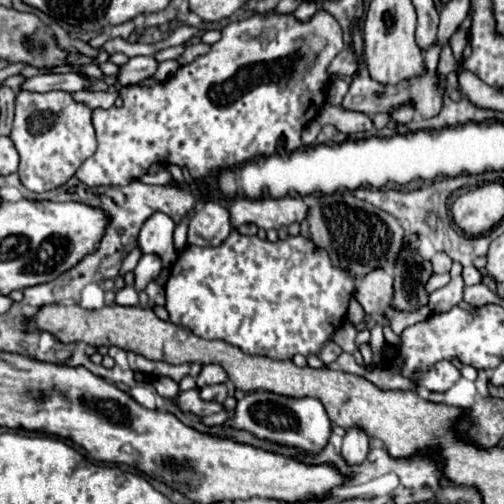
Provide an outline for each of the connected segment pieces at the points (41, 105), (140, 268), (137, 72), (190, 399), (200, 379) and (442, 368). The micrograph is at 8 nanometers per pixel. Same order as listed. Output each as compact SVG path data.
M19 90L15 96L15 120L9 138L21 156L17 174L33 192L47 192L63 186L97 148L93 110L83 102L75 102L73 96L63 90L45 94Z
M143 254L141 260L139 260L139 264L137 264L137 268L133 270L133 274L135 274L133 288L137 292L145 290L145 286L151 280L155 280L159 276L159 272L161 272L161 260L159 260L159 256L155 256L155 254Z
M135 56L135 58L129 58L127 64L119 66L119 72L115 78L119 86L129 86L151 78L155 70L157 70L157 62L153 60L153 56Z
M189 390L189 392L179 392L177 394L177 406L181 412L191 412L191 414L197 414L201 418L209 416L209 414L215 414L221 410L221 404L217 402L205 402L199 398L199 390Z
M207 364L207 366L203 366L201 374L197 376L197 388L209 386L209 384L225 384L227 380L229 378L227 378L227 372L223 370L223 366Z
M441 360L425 376L419 376L419 386L431 392L447 392L459 378L459 370L449 360Z

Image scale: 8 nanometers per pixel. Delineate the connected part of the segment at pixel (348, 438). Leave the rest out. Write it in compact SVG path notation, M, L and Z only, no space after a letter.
M359 428L347 430L341 448L341 456L345 458L345 462L351 466L361 464L367 458L367 452L369 452L369 438L365 436L365 432L361 432Z

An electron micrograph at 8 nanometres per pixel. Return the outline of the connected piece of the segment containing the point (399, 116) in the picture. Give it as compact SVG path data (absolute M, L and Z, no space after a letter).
M403 106L403 108L397 108L395 112L391 112L391 118L399 124L409 124L413 120L413 108L411 106Z

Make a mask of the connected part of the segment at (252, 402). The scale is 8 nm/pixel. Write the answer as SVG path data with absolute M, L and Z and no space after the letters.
M251 392L245 394L237 406L233 418L229 418L223 426L229 426L233 430L245 430L251 432L255 438L269 440L275 444L283 444L289 448L297 448L305 452L307 456L319 454L331 436L331 420L323 408L323 404L317 398L287 398L273 392Z

